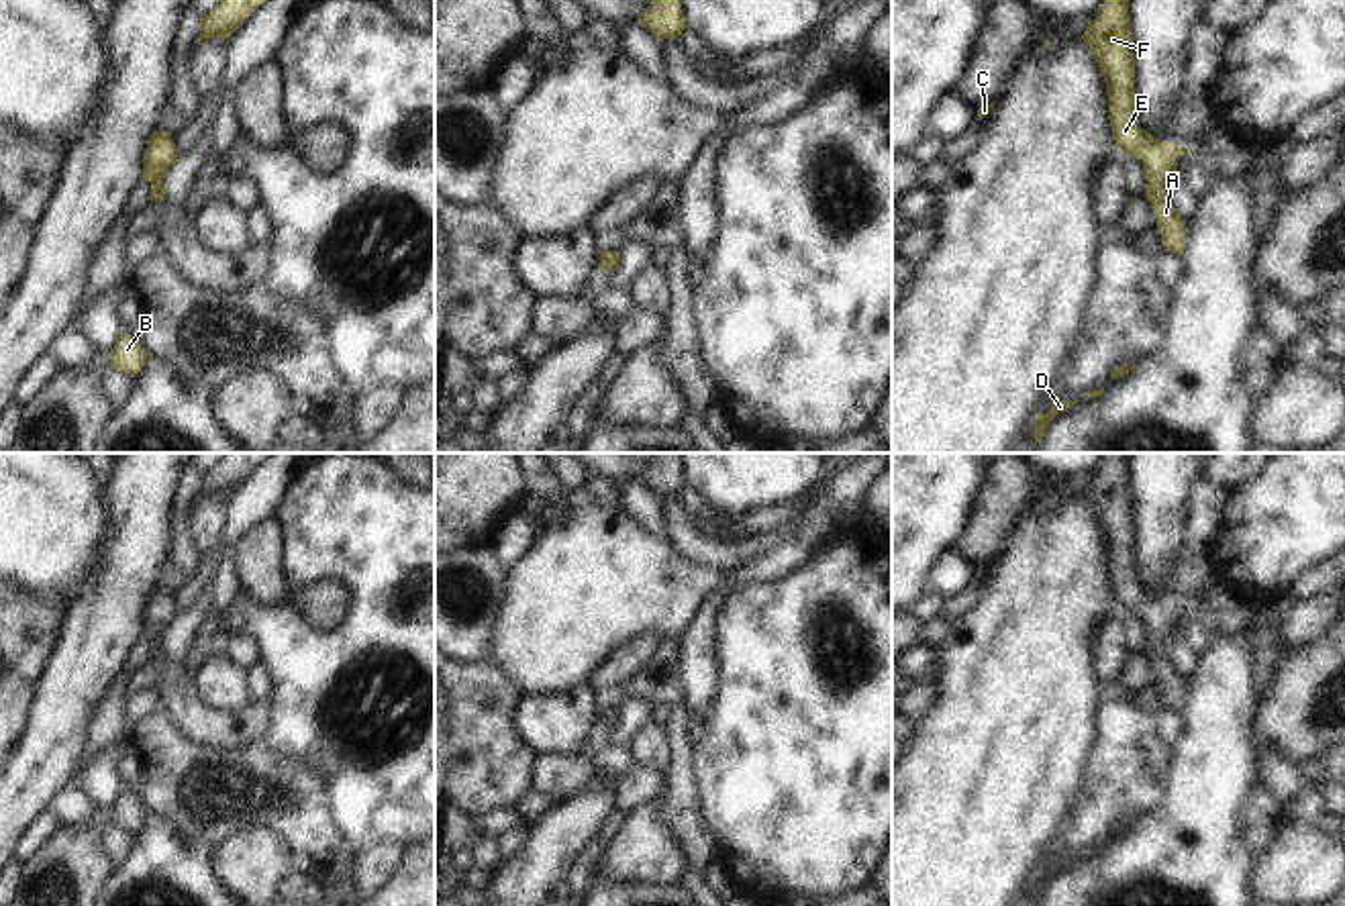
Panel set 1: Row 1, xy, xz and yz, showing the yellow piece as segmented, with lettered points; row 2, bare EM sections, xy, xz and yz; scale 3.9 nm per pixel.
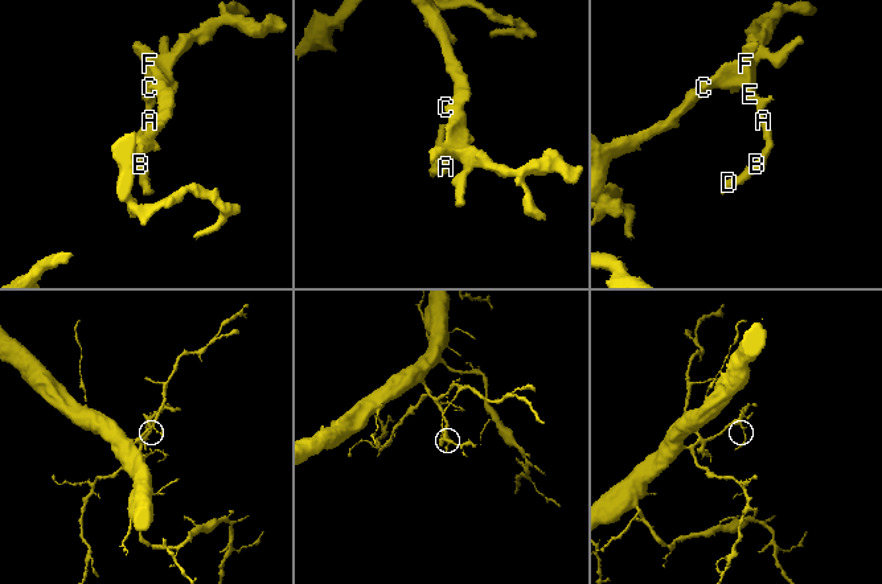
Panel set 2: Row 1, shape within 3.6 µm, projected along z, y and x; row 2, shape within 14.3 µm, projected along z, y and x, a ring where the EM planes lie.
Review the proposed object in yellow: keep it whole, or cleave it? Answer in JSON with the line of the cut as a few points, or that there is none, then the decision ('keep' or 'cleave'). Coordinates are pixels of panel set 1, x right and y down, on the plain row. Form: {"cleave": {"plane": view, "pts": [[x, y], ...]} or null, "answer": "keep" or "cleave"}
{"cleave": null, "answer": "keep"}

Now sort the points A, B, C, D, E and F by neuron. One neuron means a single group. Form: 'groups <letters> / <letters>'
groups A B C D E F

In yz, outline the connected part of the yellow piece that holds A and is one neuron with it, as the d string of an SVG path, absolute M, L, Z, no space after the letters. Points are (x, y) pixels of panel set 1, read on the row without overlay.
M1106 453L1082 496L1106 537L1112 598L1118 608L1145 622L1145 657L1153 663L1163 704L1182 712L1188 684L1167 657L1163 641L1174 635L1176 614L1188 612L1188 604L1157 598L1139 582L1129 453Z

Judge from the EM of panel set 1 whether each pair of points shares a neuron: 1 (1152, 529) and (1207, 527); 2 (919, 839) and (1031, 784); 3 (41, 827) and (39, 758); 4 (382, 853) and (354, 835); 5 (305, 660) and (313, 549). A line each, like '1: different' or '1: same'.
1: different
2: same
3: different
4: different
5: same

